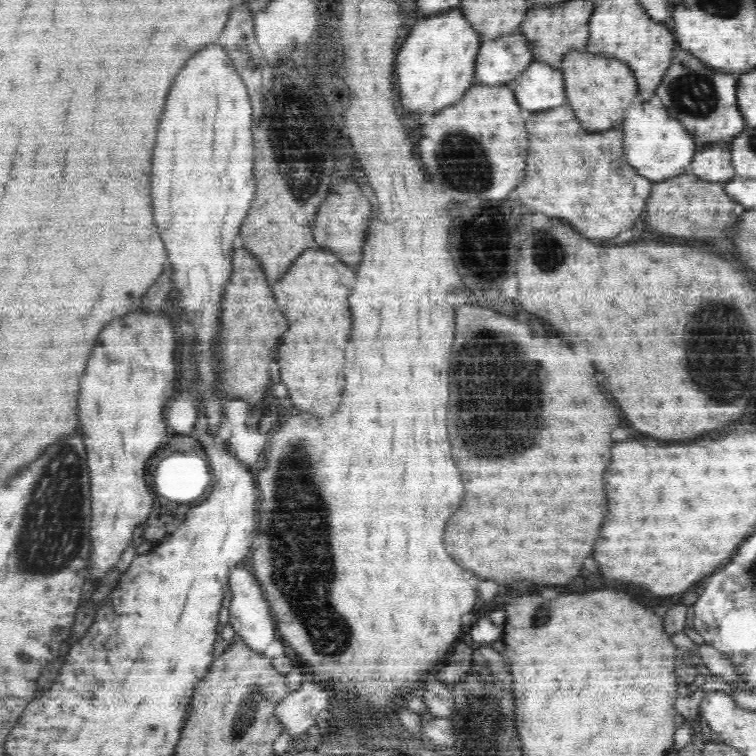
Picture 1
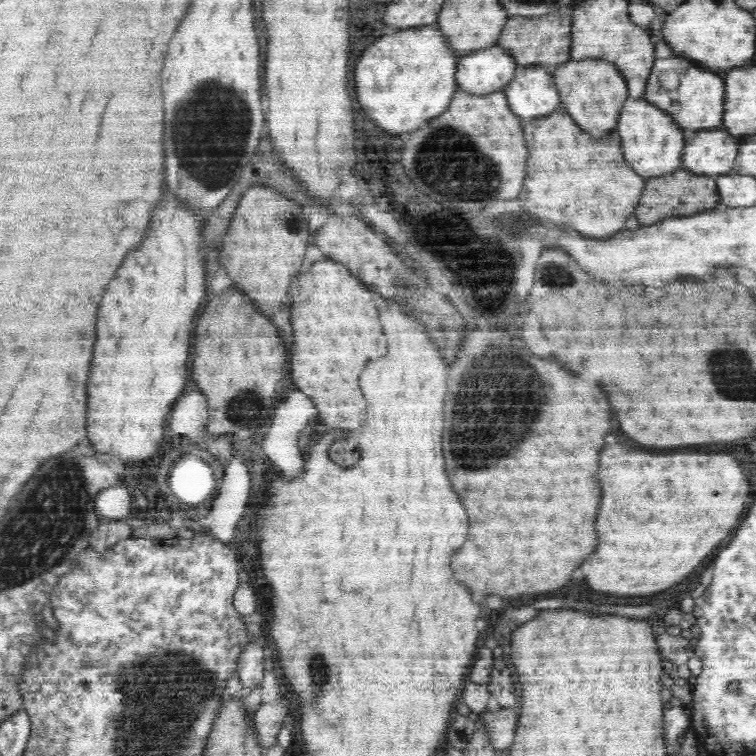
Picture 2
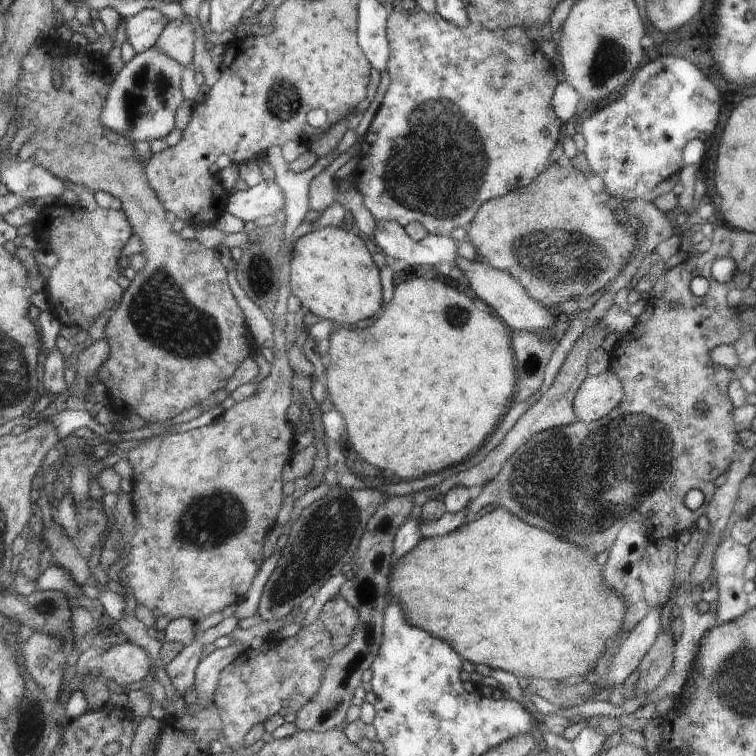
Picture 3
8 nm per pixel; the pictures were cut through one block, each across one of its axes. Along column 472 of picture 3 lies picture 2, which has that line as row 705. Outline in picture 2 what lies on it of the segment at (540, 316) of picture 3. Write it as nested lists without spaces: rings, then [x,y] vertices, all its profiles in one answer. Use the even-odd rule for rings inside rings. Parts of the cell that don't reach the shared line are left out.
[[[282,696],[274,704],[262,703],[253,714],[255,732],[260,745],[265,749],[277,741],[276,737],[284,725],[284,720],[291,715],[290,702]]]

